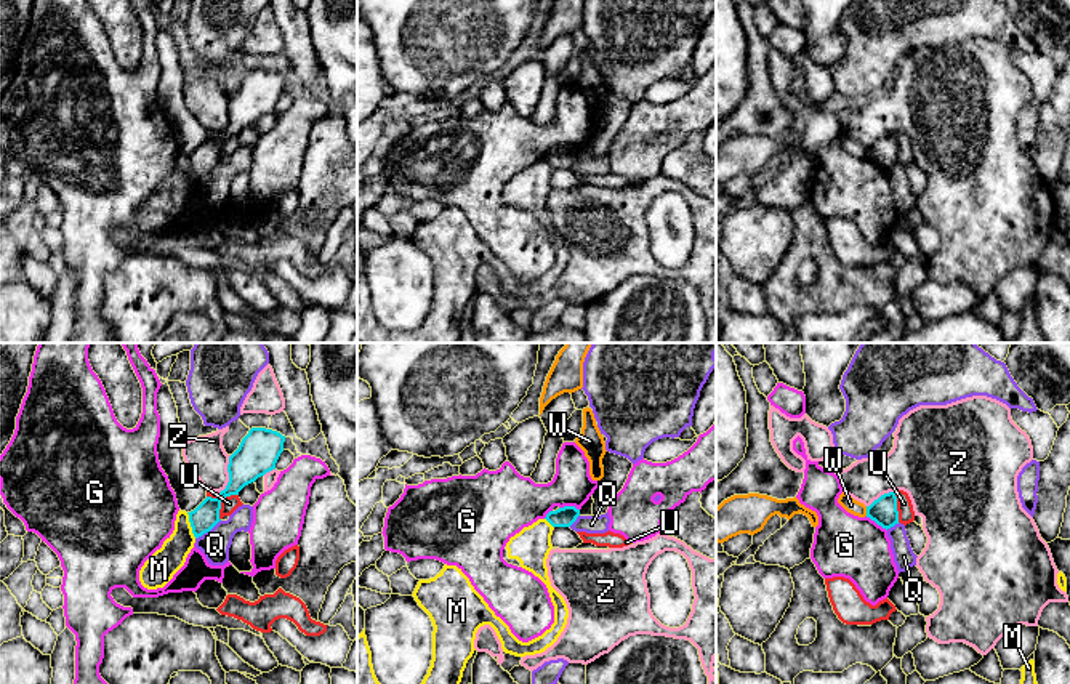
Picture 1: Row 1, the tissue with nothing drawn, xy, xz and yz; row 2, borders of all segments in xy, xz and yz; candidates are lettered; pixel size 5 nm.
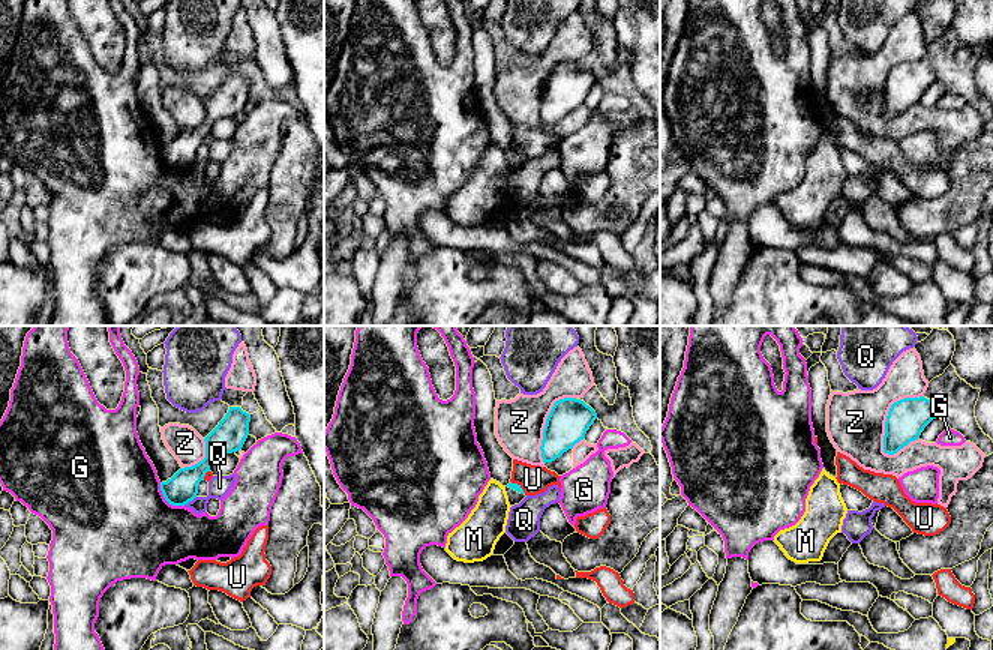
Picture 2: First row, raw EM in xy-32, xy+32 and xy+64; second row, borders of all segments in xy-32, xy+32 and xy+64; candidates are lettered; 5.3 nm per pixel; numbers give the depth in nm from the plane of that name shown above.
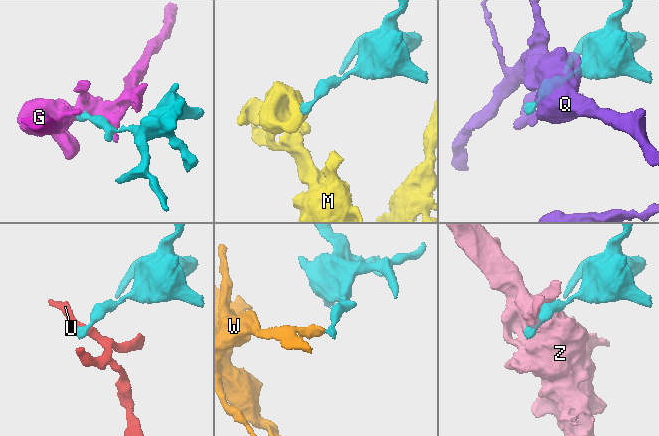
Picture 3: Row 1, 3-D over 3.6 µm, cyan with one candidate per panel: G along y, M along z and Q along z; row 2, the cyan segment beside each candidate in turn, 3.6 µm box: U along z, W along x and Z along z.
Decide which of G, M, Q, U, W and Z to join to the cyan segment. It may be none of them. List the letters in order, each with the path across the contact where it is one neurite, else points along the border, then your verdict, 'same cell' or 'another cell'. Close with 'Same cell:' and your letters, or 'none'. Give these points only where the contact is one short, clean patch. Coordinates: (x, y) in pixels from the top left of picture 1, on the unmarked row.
G: border along yz (865, 157), (886, 172); another cell
M: border along xy (186, 154), (191, 173), (196, 178); another cell
Q: another cell
U: border along xy (237, 135), (231, 135), (221, 143), (220, 160); another cell
W: border along yz (865, 148), (867, 156); another cell
Z: another cell
Same cell: none

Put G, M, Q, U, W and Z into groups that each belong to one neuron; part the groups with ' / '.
G / M / Q / U / W / Z

